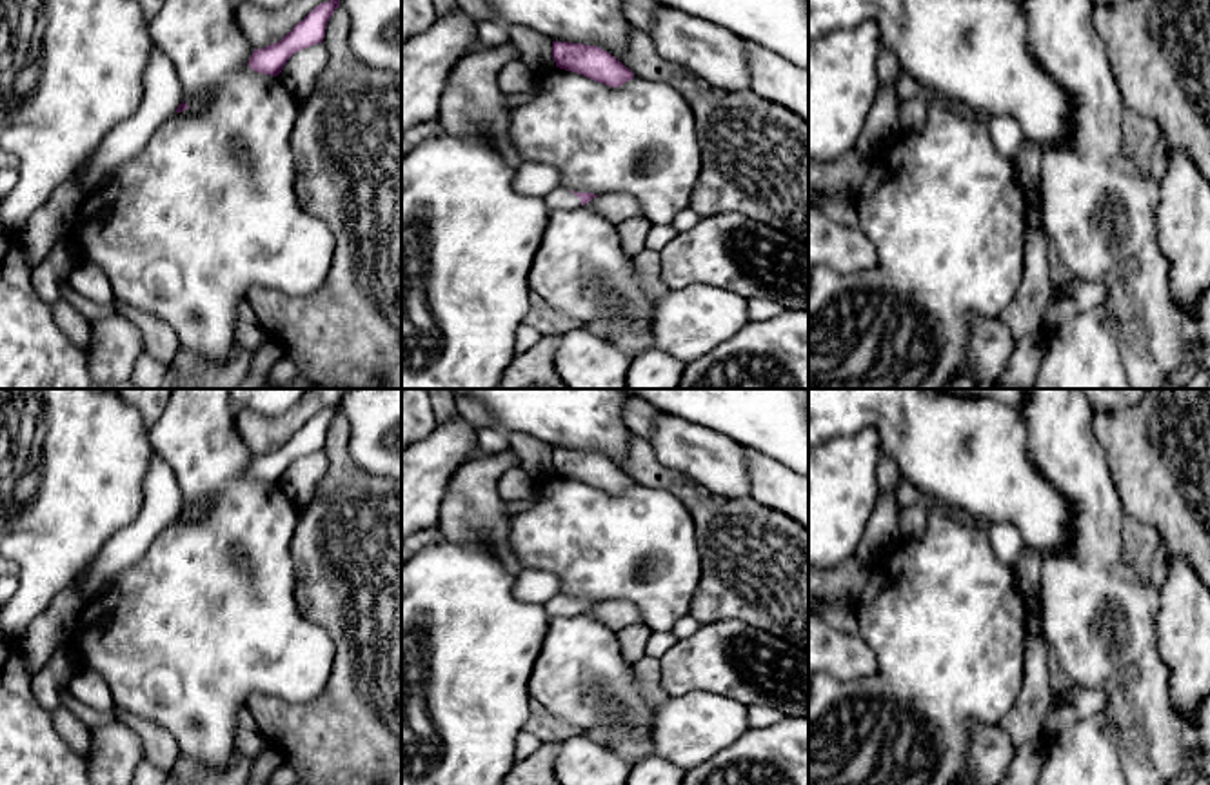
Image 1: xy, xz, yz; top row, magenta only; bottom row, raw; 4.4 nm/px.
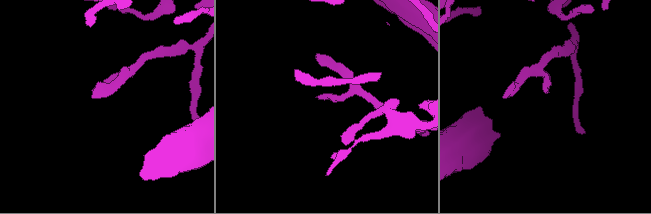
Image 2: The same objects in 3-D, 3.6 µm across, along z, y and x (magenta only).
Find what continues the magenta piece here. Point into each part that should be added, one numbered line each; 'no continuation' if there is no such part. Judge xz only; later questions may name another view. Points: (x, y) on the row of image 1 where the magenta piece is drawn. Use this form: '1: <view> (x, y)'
1: xz (560, 198)

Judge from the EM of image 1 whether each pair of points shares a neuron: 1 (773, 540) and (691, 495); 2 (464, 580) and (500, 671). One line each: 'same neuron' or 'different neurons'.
1: same neuron
2: same neuron

